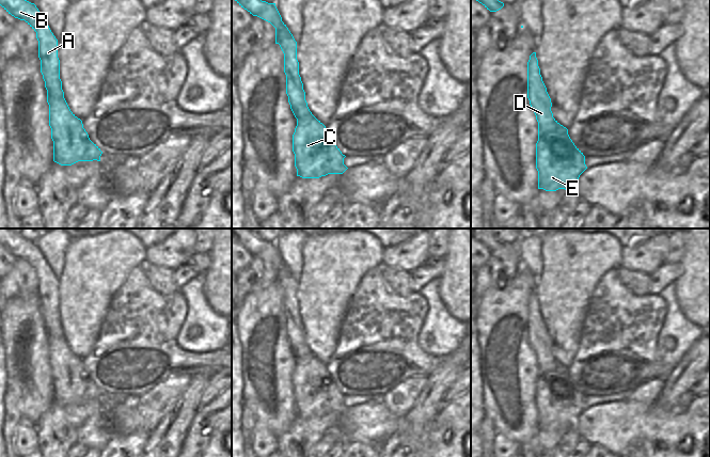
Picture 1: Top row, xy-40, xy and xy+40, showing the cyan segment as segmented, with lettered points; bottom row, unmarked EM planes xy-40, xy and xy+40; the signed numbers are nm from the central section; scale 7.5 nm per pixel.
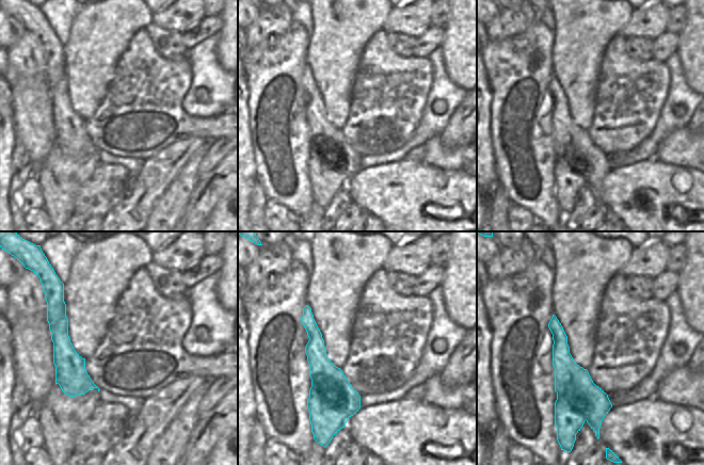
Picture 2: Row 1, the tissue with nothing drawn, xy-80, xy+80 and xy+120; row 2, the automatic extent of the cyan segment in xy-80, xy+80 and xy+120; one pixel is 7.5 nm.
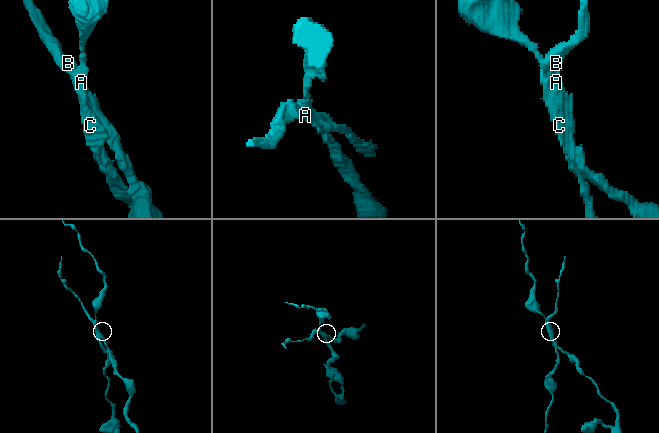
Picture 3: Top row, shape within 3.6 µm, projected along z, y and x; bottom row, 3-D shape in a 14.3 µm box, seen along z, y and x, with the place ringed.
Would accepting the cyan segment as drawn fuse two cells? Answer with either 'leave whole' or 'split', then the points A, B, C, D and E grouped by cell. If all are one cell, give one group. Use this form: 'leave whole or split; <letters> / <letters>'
split; A B D / C E

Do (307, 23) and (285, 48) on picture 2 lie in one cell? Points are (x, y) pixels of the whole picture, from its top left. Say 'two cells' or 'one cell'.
two cells

